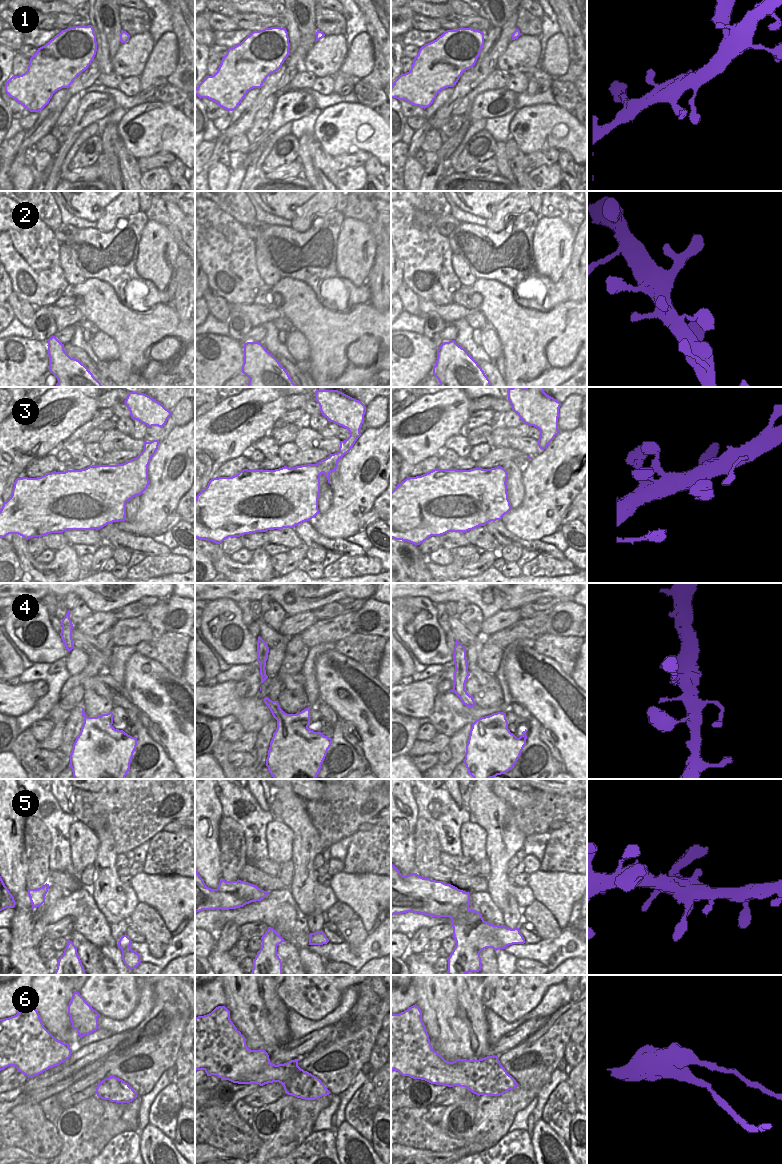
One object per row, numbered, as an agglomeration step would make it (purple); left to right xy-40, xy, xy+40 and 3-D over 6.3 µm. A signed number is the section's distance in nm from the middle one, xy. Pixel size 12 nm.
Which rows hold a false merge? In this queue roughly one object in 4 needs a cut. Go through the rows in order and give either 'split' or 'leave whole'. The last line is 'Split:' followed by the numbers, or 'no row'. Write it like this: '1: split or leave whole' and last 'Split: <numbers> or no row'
1: leave whole
2: leave whole
3: leave whole
4: leave whole
5: leave whole
6: split
Split: 6

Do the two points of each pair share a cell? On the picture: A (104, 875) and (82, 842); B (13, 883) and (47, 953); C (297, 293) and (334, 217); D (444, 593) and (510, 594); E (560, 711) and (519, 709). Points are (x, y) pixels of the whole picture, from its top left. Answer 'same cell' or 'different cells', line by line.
A: different cells
B: different cells
C: different cells
D: same cell
E: different cells

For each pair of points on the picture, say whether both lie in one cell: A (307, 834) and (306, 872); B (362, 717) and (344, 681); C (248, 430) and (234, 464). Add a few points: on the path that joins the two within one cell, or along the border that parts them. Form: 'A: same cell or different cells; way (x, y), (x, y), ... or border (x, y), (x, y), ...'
A: same cell; way (306, 843), (306, 863)
B: same cell; way (360, 708), (360, 701), (349, 690)
C: different cells; border (245, 453), (227, 460), (217, 470)

